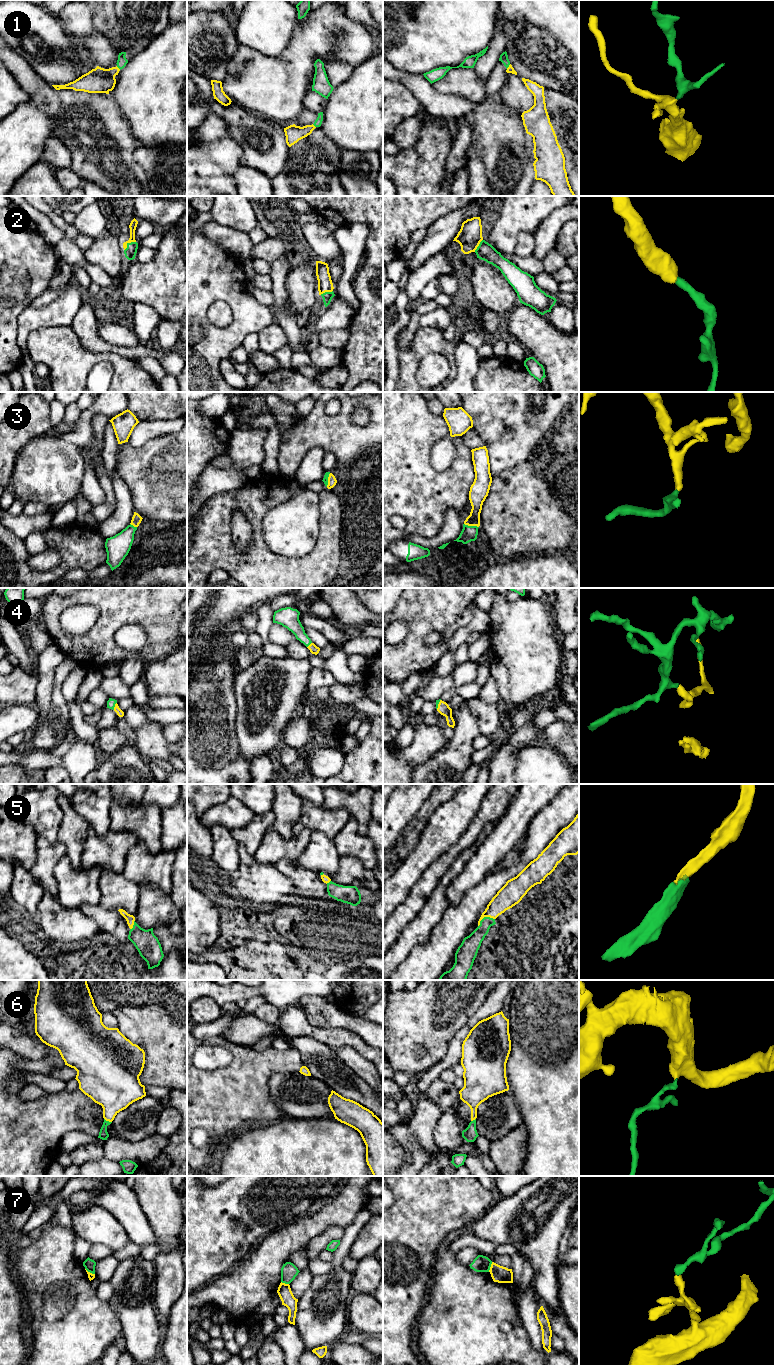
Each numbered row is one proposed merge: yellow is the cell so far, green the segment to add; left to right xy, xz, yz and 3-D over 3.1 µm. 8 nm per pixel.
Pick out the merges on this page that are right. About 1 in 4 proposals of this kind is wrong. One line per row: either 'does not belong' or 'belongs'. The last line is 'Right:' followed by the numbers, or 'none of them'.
1: belongs
2: belongs
3: belongs
4: belongs
5: belongs
6: belongs
7: does not belong
Right: 1, 2, 3, 4, 5, 6

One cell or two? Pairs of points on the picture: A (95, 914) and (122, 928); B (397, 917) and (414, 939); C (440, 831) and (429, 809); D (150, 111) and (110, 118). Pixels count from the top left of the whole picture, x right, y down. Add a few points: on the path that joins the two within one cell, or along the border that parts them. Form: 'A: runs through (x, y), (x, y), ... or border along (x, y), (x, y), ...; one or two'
A: runs through (102, 917), (115, 926); one
B: border along (420, 909), (406, 924), (393, 943); two
C: border along (450, 799), (438, 807), (430, 817), (421, 835); two
D: border along (111, 96), (135, 136); two

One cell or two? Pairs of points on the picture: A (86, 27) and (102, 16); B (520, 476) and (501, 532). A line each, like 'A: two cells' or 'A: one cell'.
A: two cells
B: one cell

